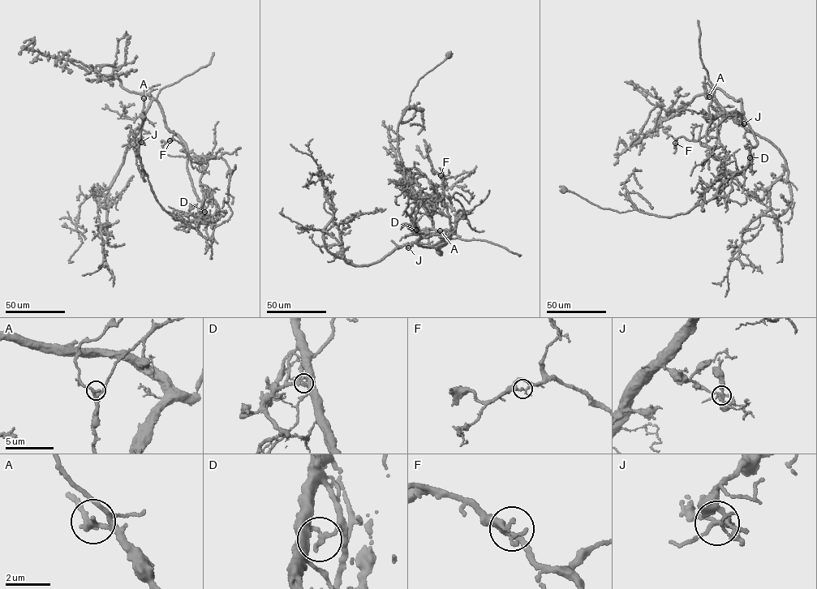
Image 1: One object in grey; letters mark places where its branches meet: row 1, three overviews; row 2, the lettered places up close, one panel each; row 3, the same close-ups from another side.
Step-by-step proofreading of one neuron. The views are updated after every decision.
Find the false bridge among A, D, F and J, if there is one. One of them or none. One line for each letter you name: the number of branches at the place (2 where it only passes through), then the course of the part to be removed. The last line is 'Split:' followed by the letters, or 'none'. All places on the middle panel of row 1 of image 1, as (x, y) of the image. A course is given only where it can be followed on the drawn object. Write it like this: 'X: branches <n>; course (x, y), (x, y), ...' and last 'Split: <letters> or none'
D: branches 3; course (416, 230), (410, 225), (414, 192), (405, 180), (397, 149), (397, 127), (418, 80), (452, 53)
Split: D

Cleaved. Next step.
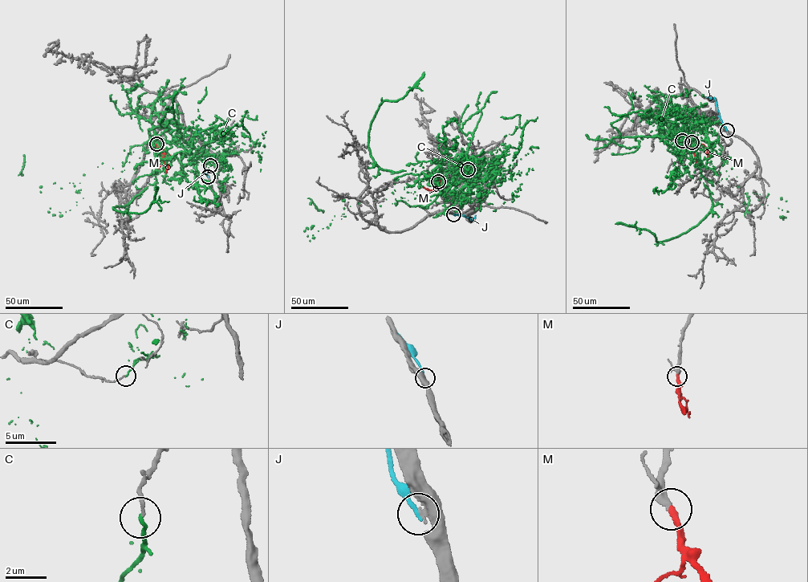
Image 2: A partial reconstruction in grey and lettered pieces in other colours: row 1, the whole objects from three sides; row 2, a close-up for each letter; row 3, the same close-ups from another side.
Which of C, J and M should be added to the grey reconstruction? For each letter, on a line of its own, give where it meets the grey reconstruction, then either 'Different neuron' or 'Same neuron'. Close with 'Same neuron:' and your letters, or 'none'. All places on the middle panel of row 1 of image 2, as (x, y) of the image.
C: Touches grey at (468, 169). Different neuron
J: Touches grey at (453, 214). Different neuron
M: Touches grey at (438, 181). Same neuron
Same neuron: M

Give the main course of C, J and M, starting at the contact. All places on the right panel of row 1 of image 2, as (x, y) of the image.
C: (682, 140), (688, 134), (679, 139), (672, 129), (701, 162), (707, 215), (658, 242), (615, 224)
J: (727, 130), (720, 117), (715, 99), (707, 97)
M: (692, 142), (693, 147), (699, 144), (705, 147), (707, 160)

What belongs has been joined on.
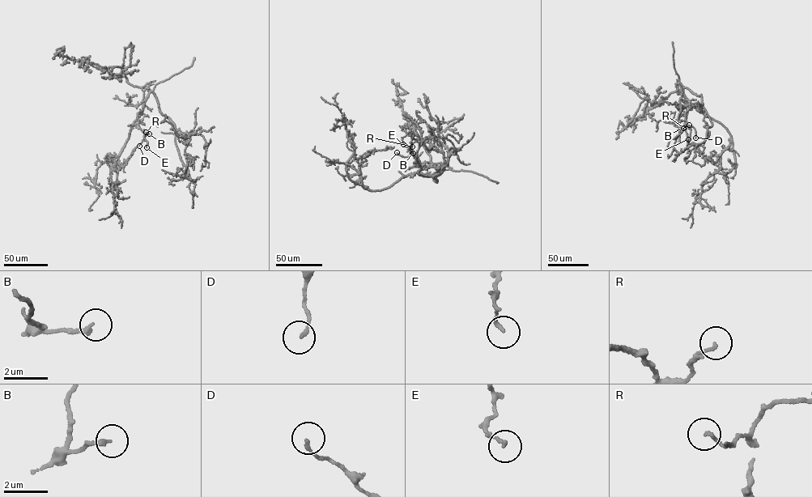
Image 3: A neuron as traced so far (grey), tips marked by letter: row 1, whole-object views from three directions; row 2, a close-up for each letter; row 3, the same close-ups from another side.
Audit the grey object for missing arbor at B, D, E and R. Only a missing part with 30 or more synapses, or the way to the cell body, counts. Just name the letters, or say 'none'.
none

